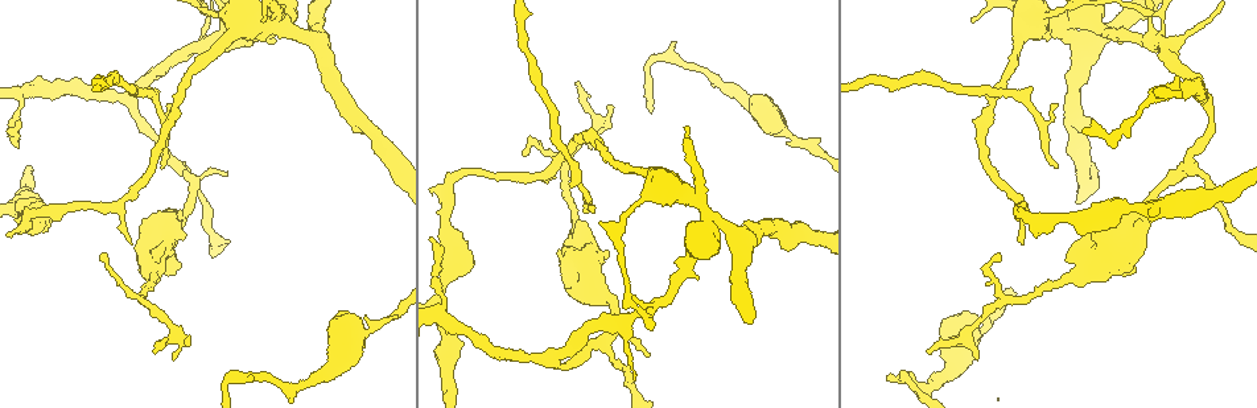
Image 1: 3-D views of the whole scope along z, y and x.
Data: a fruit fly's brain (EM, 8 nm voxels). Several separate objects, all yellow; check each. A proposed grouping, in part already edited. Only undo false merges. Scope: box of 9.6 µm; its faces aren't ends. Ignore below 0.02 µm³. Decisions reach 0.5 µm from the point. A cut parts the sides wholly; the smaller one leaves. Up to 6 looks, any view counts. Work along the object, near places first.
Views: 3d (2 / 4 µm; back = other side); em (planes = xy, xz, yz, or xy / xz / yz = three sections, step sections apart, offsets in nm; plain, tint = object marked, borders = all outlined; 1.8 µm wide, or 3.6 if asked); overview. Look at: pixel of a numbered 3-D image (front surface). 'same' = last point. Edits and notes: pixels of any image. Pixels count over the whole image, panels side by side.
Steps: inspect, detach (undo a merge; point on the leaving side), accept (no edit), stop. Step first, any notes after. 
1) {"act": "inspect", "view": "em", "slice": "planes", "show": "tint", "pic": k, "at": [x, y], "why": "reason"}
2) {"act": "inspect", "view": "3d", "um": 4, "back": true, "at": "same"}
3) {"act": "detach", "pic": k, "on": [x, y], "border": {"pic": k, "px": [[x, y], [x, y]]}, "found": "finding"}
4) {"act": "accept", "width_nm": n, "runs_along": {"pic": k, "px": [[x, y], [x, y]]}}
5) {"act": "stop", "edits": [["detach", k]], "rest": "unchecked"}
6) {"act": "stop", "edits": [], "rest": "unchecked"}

{"act": "inspect", "view": "3d", "um": 2, "pic": 1, "at": [232, 377], "why": "sharp bend"}

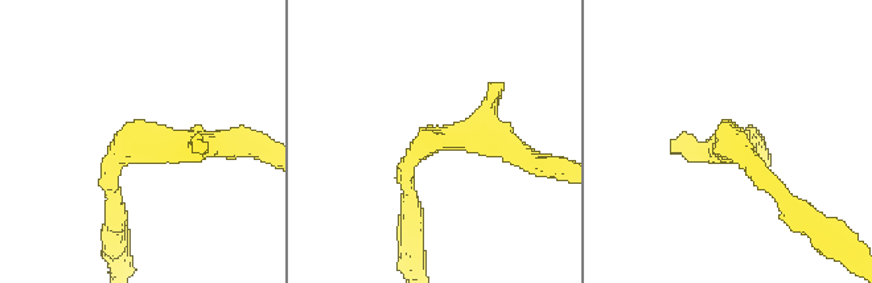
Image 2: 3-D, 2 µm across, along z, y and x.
{"act": "inspect", "view": "em", "um": 3.6, "slice": "planes", "show": "tint", "pic": 2, "at": [143, 148], "why": "shape alone is not enough"}

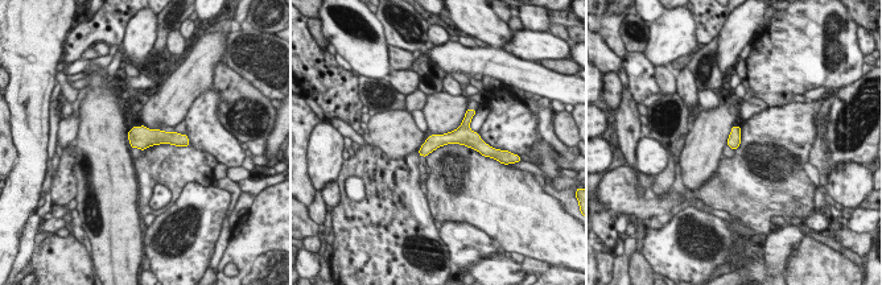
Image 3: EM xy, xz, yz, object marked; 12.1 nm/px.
{"act": "accept", "width_nm": 160, "runs_along": {"pic": 3, "px": [[477, 140], [441, 139], [423, 152]]}, "found": "all the same neuron"}

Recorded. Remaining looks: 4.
{"act": "inspect", "view": "em", "um": 3.6, "slice": "yz", "step": 4, "show": "tint", "pic": 1, "at": [1118, 224], "why": "arms part here"}

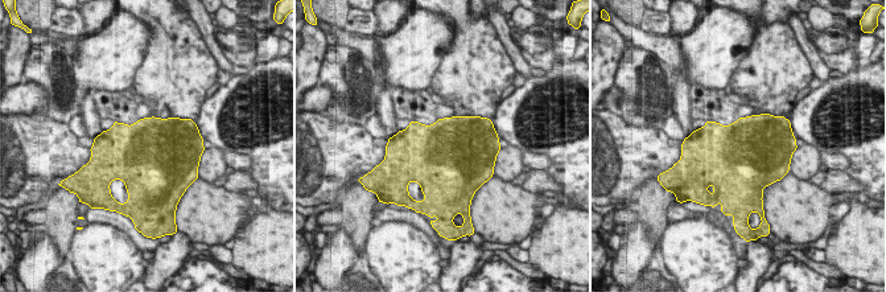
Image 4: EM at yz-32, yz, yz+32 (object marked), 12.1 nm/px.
{"act": "inspect", "view": "em", "um": 3.6, "slice": "planes", "show": "tint", "at": "same", "why": "another direction"}

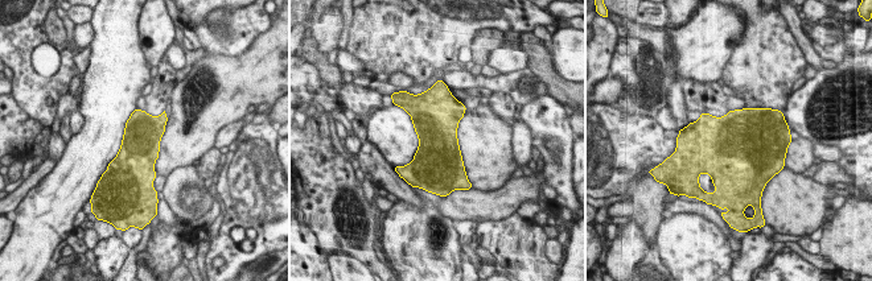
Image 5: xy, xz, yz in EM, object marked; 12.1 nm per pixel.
{"act": "accept", "width_nm": 480, "found": "one neuron here"}

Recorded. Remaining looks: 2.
{"act": "inspect", "view": "em", "slice": "planes", "show": "borders", "pic": 1, "at": [632, 387], "why": "thick turns thin"}

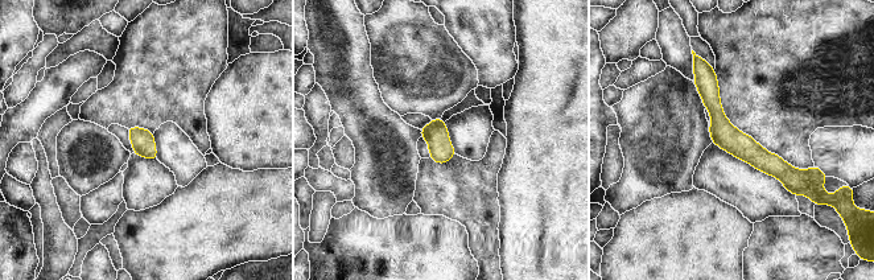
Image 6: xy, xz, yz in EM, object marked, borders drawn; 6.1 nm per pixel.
{"act": "accept", "runs_along": {"pic": 6, "px": [[699, 74], [720, 123], [804, 184]]}, "found": "all the same neuron"}

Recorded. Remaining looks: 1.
{"act": "stop", "edits": [], "rest": "unchecked"}

